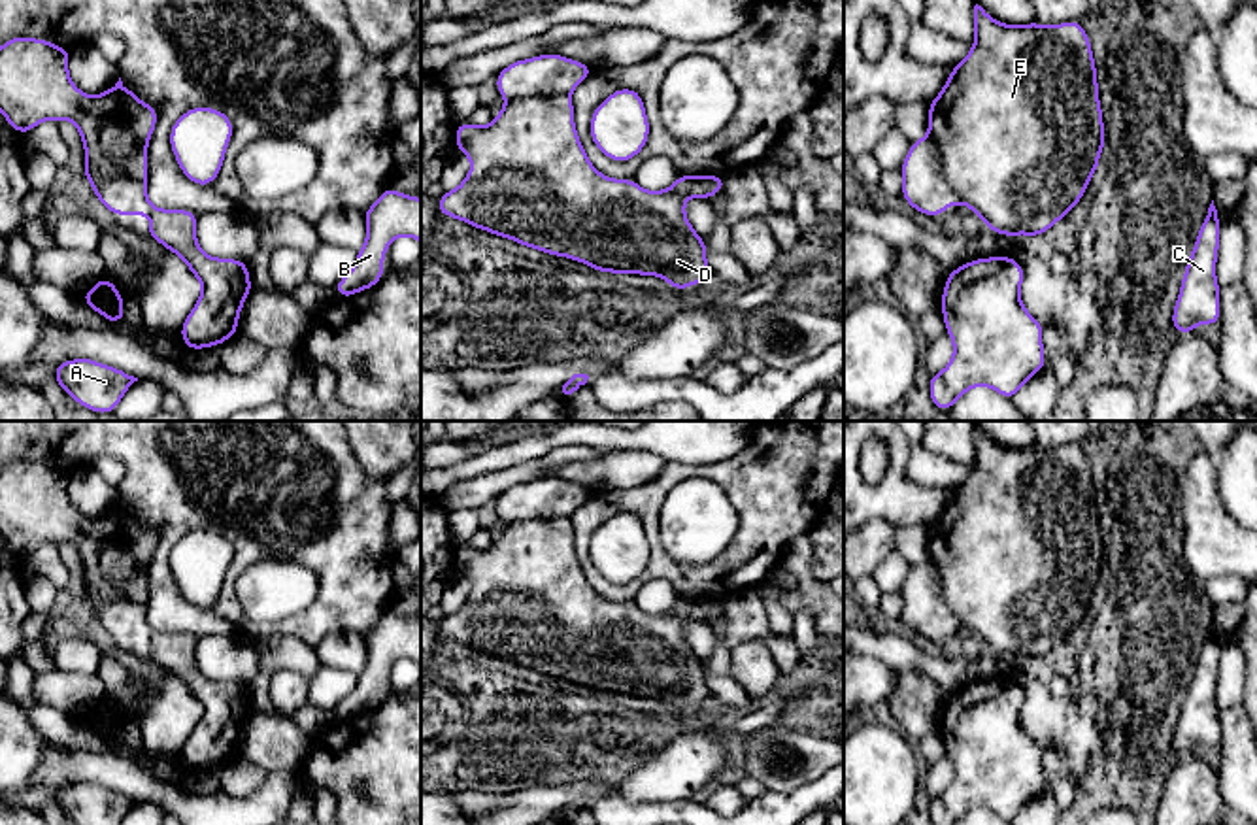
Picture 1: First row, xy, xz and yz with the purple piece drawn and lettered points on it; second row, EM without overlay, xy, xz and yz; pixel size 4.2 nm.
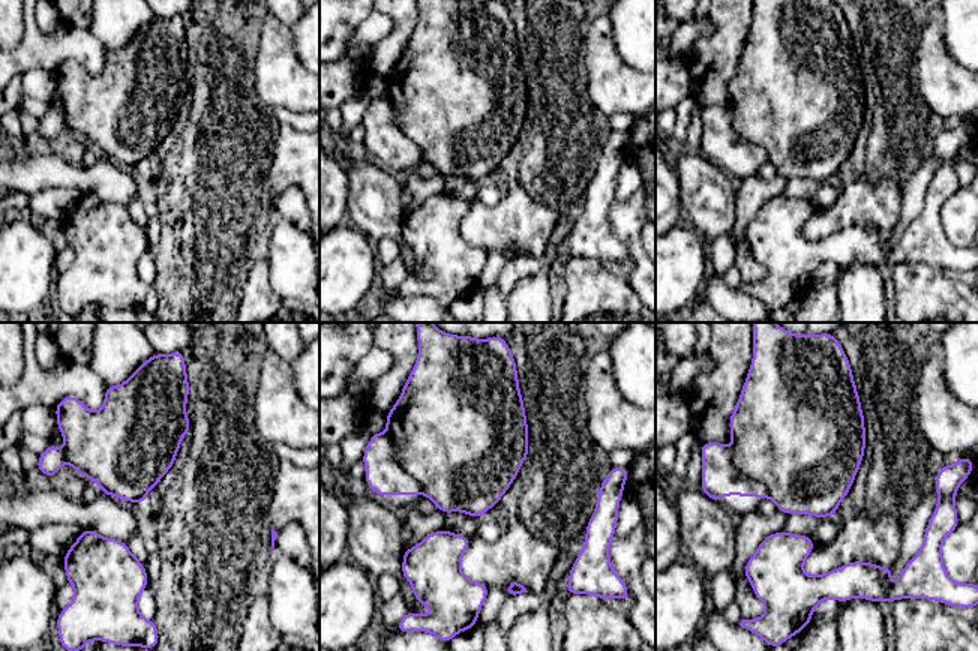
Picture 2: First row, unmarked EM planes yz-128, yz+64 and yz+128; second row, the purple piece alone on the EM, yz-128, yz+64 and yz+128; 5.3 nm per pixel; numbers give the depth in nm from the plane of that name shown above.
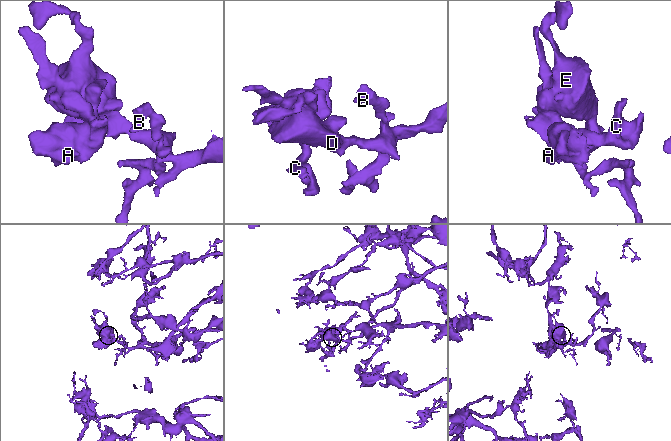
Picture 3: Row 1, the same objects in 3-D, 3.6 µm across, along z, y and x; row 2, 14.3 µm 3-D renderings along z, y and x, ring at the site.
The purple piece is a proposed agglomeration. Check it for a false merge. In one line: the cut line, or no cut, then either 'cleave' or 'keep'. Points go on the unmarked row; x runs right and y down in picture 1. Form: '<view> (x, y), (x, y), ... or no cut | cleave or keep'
yz (929, 555), (944, 605), (961, 623) | cleave

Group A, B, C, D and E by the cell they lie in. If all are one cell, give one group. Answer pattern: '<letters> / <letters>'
A C / B D E

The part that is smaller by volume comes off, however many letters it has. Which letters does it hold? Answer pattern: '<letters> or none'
A, C

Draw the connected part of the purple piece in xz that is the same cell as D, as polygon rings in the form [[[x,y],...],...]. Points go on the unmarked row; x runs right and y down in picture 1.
[[[570,517],[508,523],[487,549],[459,546],[455,564],[457,576],[470,580],[472,591],[457,612],[442,617],[438,638],[515,663],[523,670],[568,680],[596,695],[661,699],[679,714],[712,699],[706,663],[687,644],[685,623],[710,623],[725,612],[727,598],[679,597],[664,614],[645,614],[634,602],[602,598],[578,563]]]

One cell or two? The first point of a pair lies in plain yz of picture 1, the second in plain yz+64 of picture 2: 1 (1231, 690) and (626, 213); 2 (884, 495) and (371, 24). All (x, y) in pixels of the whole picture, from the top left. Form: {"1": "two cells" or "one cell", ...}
{"1": "two cells", "2": "two cells"}

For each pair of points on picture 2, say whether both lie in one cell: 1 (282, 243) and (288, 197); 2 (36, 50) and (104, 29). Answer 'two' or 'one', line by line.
1: two
2: two

